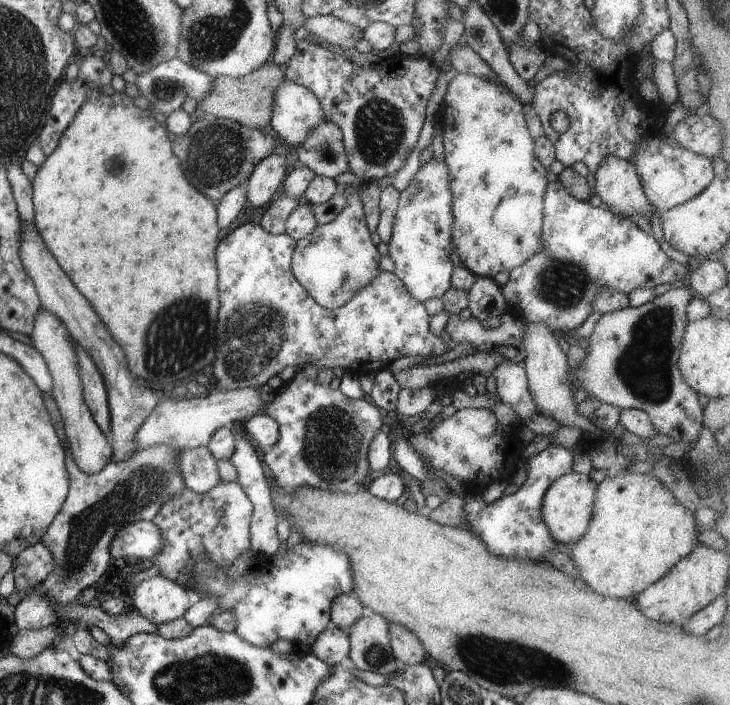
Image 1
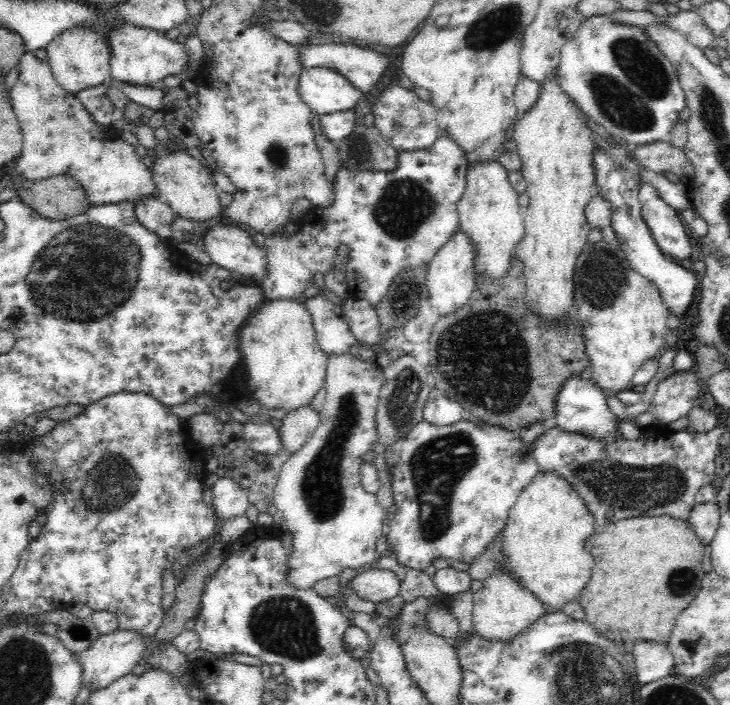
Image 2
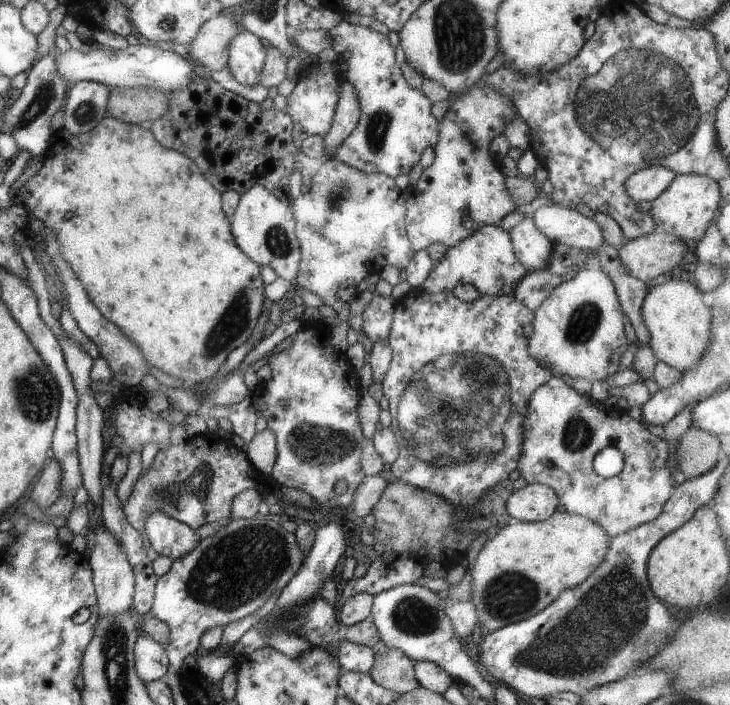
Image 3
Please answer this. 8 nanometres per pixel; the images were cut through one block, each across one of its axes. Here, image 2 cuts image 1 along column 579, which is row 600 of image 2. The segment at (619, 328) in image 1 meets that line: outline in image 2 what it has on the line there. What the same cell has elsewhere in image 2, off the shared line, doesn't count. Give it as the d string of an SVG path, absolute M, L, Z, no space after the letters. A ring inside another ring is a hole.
M373 568L357 574L348 581L347 588L366 602L383 603L399 596L402 581L386 568Z

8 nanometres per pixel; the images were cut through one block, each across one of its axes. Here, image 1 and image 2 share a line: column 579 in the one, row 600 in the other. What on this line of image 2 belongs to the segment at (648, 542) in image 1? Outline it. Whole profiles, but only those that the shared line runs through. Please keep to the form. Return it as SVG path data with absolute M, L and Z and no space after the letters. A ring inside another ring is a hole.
M539 470L536 478L522 492L514 506L509 510L506 529L502 536L502 564L500 573L510 575L515 582L540 603L548 608L561 611L566 604L576 602L590 580L590 570L594 564L592 554L586 554L586 540L590 540L594 531L594 519L584 506L577 492L559 476L544 474Z

